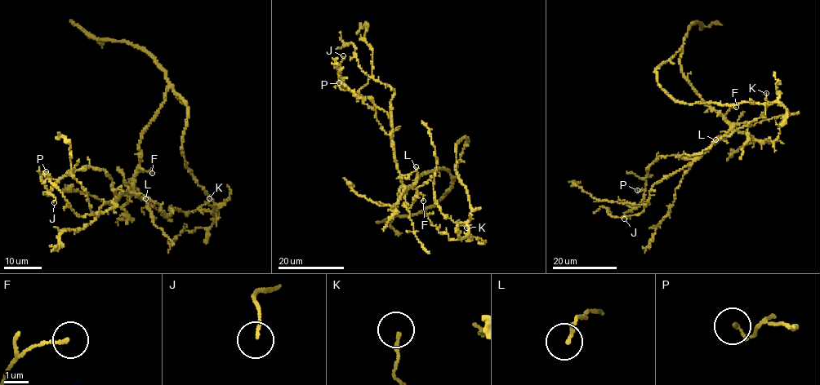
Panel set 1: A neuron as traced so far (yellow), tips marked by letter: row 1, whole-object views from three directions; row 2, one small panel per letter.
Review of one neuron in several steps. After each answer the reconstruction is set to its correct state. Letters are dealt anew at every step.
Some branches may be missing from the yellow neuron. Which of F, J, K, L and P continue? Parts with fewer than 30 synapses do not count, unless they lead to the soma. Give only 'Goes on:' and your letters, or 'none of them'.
Goes on: none of them

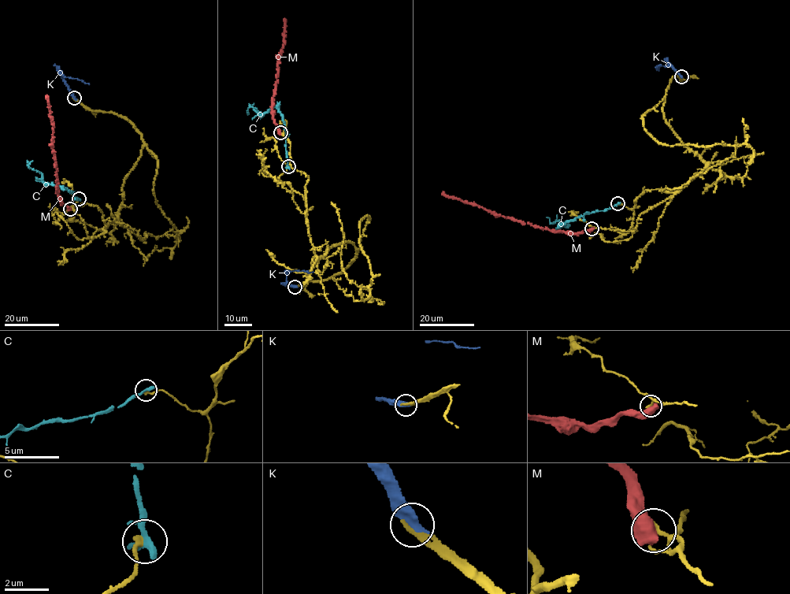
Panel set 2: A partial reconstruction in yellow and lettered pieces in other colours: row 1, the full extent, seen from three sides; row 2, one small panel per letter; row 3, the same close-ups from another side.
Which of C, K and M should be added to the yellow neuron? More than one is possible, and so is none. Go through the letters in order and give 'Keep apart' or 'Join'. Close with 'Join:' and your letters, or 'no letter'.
C: Keep apart
K: Join
M: Keep apart
Join: K

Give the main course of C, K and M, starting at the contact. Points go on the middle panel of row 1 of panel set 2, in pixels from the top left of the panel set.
C: (288, 167), (287, 133), (279, 109), (272, 107), (260, 115), (254, 107), (250, 107), (248, 114)
K: (294, 287), (287, 284), (286, 274), (289, 271), (313, 272)
M: (280, 132), (273, 118), (273, 95), (279, 55), (283, 44), (285, 20)

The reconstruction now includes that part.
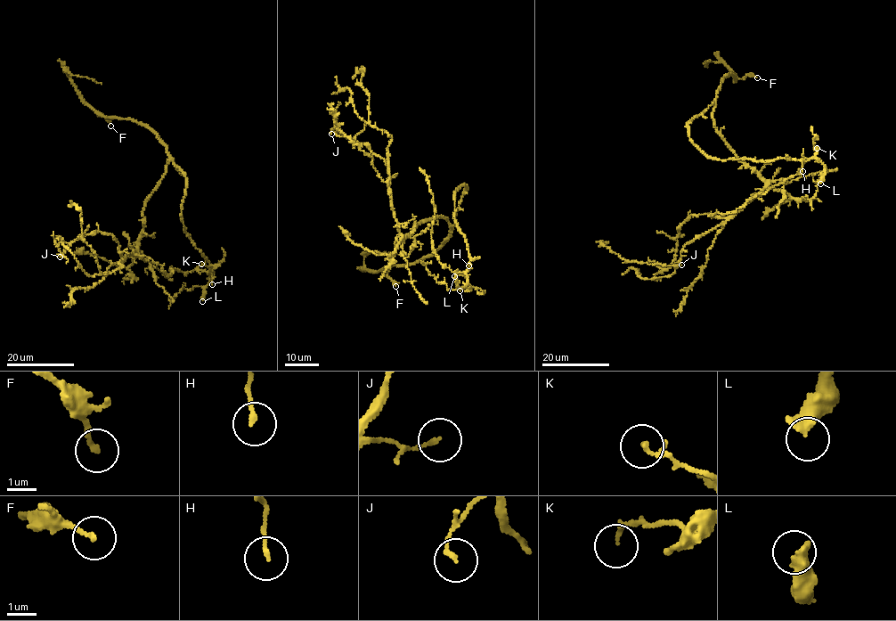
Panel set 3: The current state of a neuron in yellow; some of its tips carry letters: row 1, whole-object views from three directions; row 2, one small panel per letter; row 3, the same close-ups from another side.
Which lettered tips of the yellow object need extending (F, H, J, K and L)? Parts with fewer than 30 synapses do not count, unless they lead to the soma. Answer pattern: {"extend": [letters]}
{"extend": []}

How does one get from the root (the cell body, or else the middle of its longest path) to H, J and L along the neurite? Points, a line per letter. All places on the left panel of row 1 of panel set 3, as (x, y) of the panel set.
H: (168, 164), (173, 159), (185, 176), (186, 196), (181, 211), (184, 231), (210, 265), (212, 284)
J: (168, 164), (143, 208), (143, 230), (137, 250), (123, 258), (116, 239), (97, 232), (77, 239), (60, 257)
L: (168, 164), (173, 159), (186, 180), (181, 211), (184, 232), (211, 266), (207, 273), (211, 278), (202, 301)

